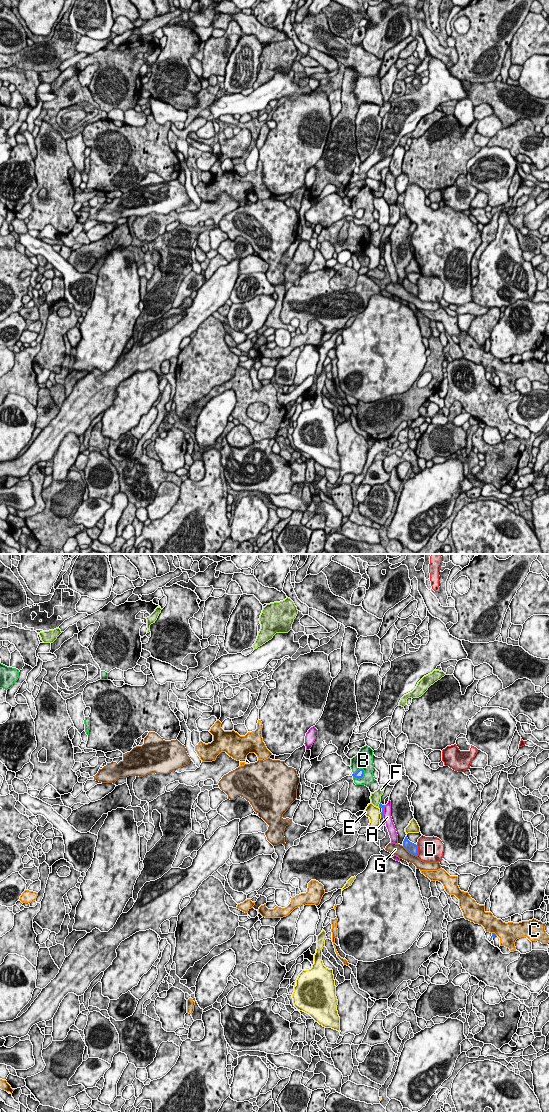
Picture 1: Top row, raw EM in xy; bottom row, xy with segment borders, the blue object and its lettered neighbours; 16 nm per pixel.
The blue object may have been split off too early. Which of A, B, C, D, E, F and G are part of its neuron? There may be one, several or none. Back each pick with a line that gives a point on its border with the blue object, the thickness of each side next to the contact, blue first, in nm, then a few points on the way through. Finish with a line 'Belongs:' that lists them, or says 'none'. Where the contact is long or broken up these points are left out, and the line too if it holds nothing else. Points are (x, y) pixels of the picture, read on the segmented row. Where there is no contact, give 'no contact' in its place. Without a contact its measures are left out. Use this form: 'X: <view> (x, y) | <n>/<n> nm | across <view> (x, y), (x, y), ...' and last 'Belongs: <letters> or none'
Belongs: none

